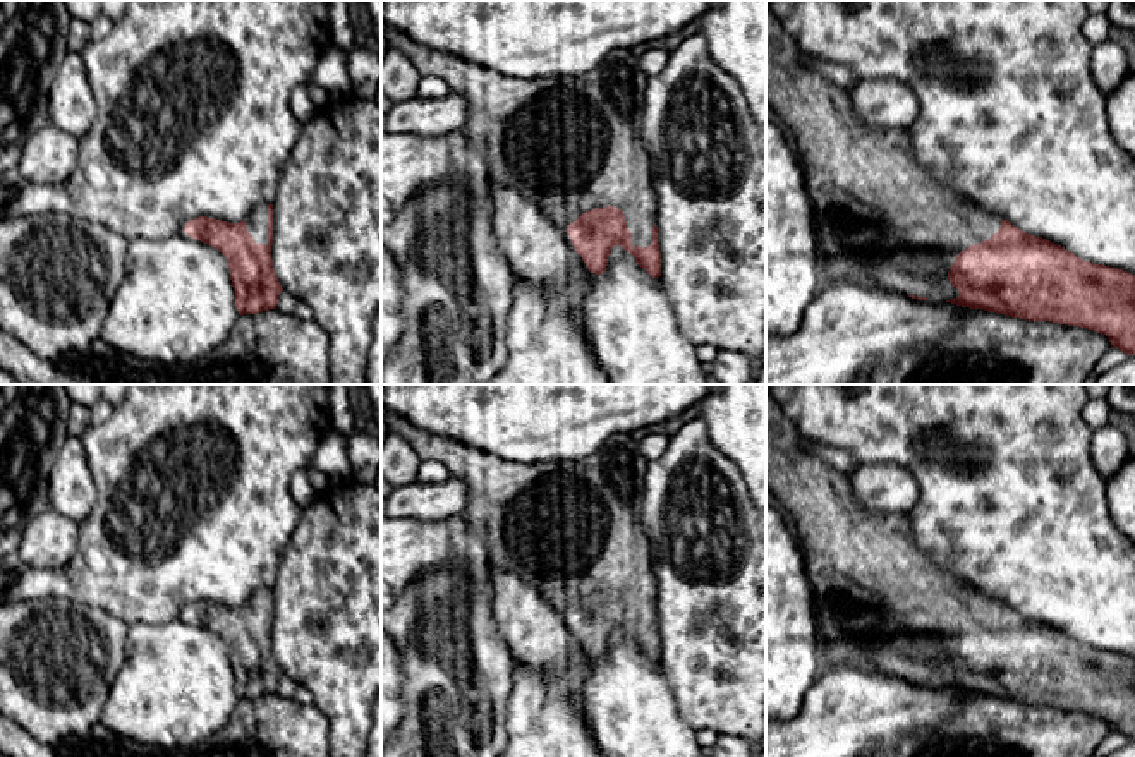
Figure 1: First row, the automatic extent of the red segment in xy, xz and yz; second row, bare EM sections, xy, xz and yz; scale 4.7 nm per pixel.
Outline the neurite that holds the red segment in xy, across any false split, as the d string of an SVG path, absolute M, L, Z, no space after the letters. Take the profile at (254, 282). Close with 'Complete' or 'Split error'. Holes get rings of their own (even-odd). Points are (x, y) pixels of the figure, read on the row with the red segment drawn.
M259 204L240 223L199 216L189 220L184 232L227 257L240 316L276 309L283 288L271 259L273 204Z. Split error

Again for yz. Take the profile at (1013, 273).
M766 7L766 110L783 127L795 134L798 156L804 163L807 191L814 204L816 232L819 242L822 244L821 271L826 275L829 283L853 278L862 271L883 280L896 292L917 300L931 299L934 302L951 302L962 307L984 309L1027 321L1051 321L1058 324L1094 330L1101 335L1106 335L1114 348L1120 348L1126 355L1135 355L1135 275L1118 268L1083 261L1065 247L1047 239L1029 235L1027 232L1011 225L1008 220L1001 220L963 201L953 189L938 182L934 175L915 160L910 146L908 129L874 129L867 125L862 118L857 117L853 110L852 91L831 82L821 72L804 67L800 55L802 51L795 39L783 29L774 14Z. Split error

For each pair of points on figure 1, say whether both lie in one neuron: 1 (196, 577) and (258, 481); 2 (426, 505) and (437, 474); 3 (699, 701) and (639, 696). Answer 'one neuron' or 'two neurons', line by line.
1: one neuron
2: two neurons
3: two neurons

